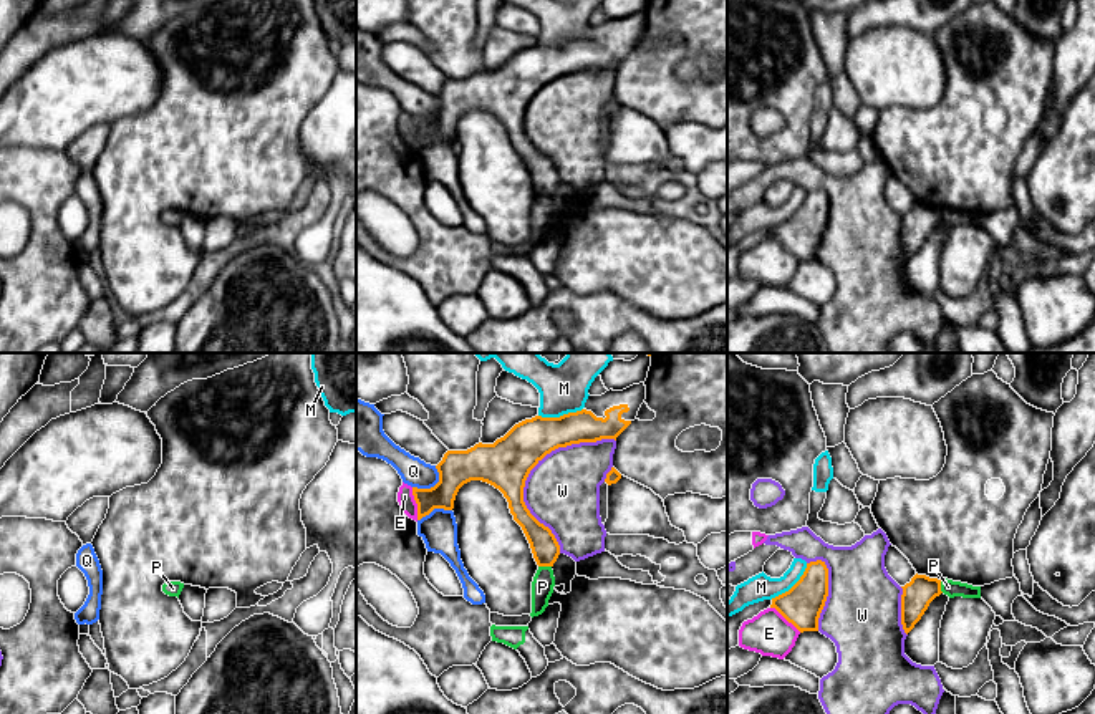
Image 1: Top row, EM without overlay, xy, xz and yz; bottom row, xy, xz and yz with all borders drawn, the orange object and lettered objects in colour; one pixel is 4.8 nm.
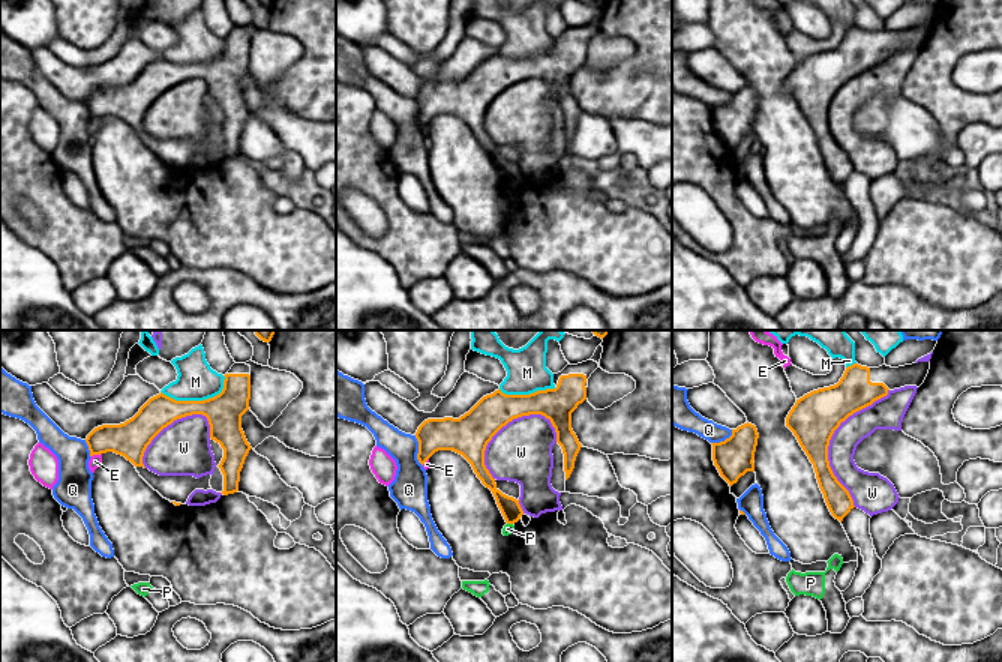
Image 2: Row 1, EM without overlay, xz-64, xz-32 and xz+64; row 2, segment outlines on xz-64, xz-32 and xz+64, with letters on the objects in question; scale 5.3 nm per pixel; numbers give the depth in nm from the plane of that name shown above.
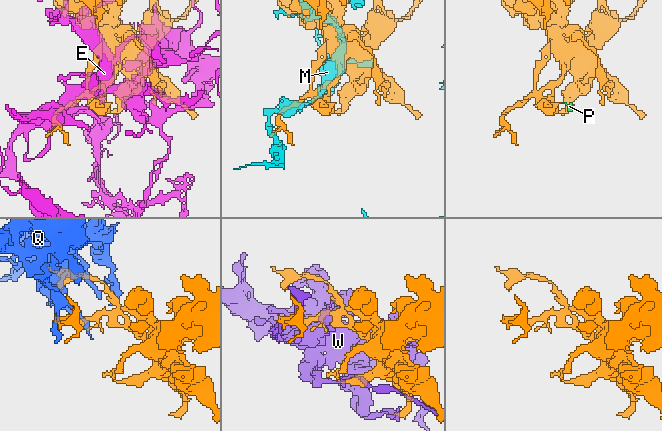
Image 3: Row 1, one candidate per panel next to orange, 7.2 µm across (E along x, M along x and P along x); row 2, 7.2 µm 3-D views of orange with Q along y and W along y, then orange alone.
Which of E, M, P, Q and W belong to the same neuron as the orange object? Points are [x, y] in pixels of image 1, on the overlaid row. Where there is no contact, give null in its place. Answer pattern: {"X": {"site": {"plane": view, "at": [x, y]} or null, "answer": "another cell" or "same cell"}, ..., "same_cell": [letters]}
{"E": {"site": {"plane": "xz", "at": [416, 502]}, "answer": "another cell"}, "M": {"site": {"plane": "xz", "at": [560, 416]}, "answer": "another cell"}, "P": {"site": {"plane": "xz", "at": [545, 565]}, "answer": "another cell"}, "Q": {"site": {"plane": "xz", "at": [434, 486]}, "answer": "another cell"}, "W": {"site": {"plane": "xz", "at": [530, 469]}, "answer": "another cell"}, "same_cell": []}

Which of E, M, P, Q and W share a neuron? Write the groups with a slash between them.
E / M / P Q / W

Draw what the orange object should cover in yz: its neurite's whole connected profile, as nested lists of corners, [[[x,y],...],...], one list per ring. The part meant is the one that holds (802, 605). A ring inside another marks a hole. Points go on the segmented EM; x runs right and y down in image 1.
[[[825,562],[807,563],[800,580],[785,593],[772,598],[775,608],[800,633],[818,631],[818,618],[828,596],[828,568]]]

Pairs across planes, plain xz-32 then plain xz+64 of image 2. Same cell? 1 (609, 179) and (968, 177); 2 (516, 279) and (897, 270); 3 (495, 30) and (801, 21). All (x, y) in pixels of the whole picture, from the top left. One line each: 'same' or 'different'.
1: same
2: different
3: same

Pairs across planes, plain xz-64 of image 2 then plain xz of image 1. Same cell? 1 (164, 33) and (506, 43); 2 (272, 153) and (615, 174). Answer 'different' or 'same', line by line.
1: different
2: different

